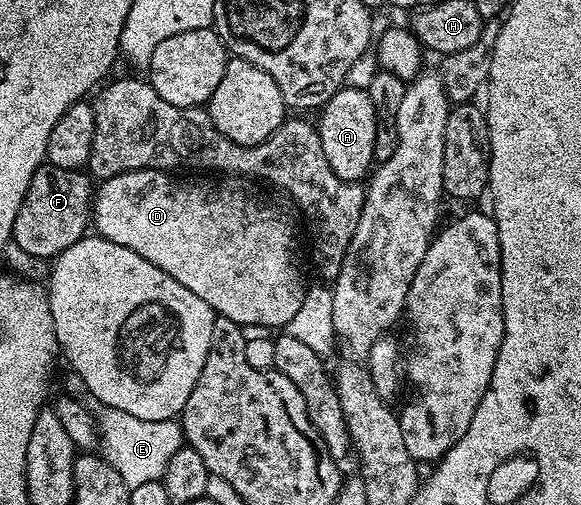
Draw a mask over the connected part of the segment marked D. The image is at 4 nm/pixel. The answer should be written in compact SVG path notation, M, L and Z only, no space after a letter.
M137 169L136 171L126 171L117 177L109 177L98 184L97 190L93 195L93 227L104 239L113 241L117 245L125 245L125 249L133 249L145 261L157 265L173 281L181 281L185 289L193 289L205 305L209 305L215 311L216 315L224 315L240 325L246 325L248 328L259 327L255 329L267 329L263 327L279 327L275 329L286 328L289 321L297 314L297 309L301 309L301 301L305 297L307 287L303 283L303 271L295 267L299 263L299 231L295 228L296 216L293 214L290 206L282 207L275 199L266 199L259 191L254 191L242 178L239 177L211 177L207 187L182 187L179 183L174 183L172 176L165 171L157 169Z

